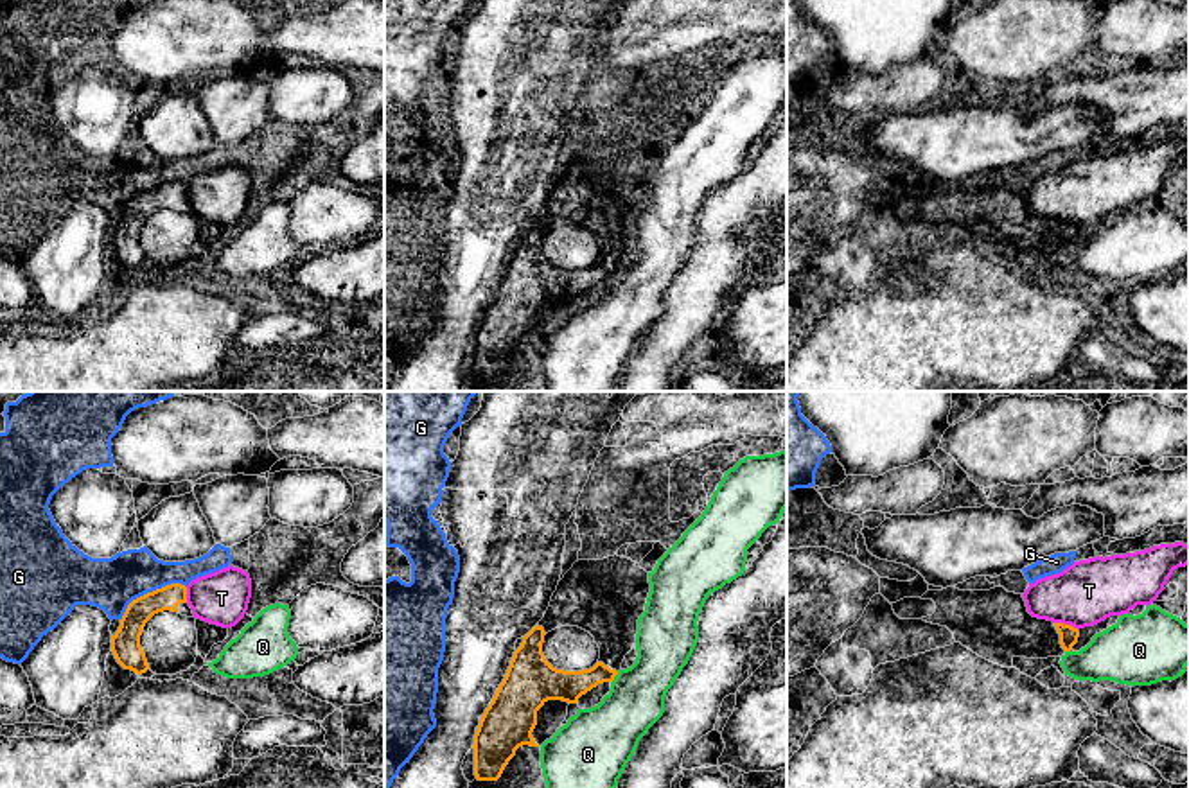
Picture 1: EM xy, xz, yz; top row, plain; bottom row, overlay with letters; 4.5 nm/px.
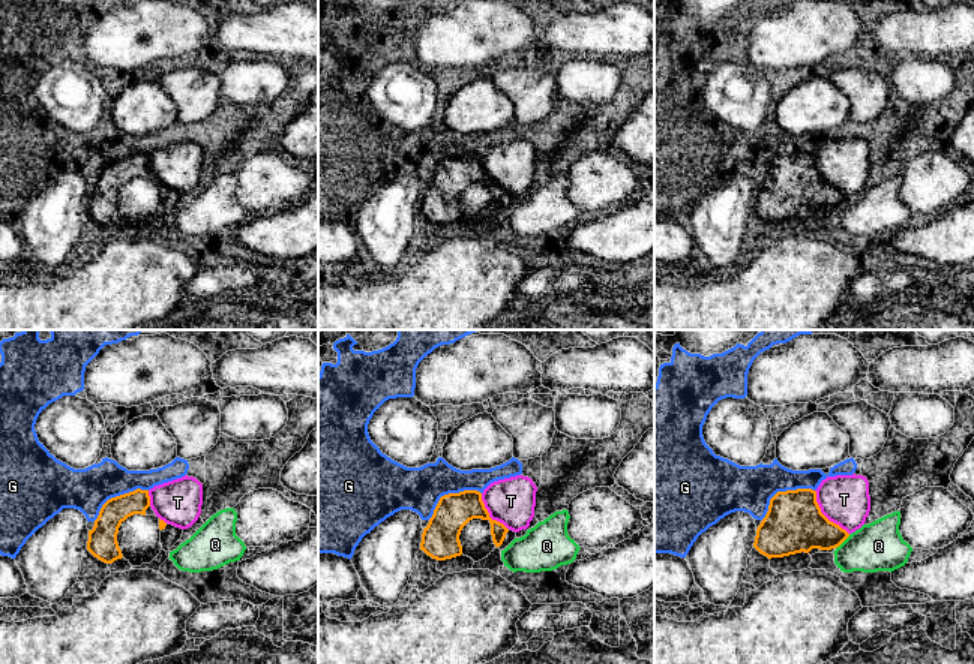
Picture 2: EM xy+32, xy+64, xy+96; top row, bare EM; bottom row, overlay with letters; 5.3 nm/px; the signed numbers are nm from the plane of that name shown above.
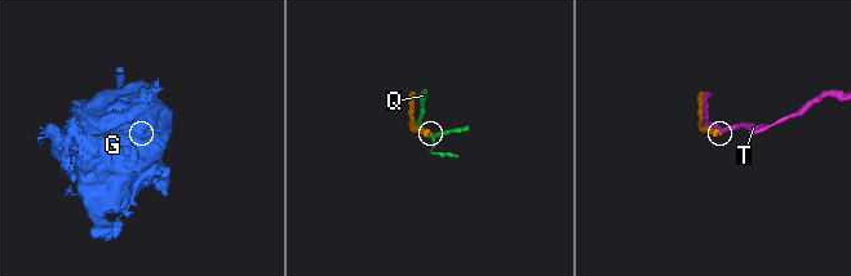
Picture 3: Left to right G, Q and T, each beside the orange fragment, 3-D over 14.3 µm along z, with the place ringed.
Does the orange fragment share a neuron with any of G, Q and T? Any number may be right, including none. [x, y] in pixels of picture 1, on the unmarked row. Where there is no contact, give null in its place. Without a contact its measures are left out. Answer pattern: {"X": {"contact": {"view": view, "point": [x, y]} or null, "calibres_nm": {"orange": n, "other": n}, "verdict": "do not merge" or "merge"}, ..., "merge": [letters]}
{"G": {"contact": {"view": "xy", "point": [149, 191]}, "calibres_nm": {"orange": 130, "other": 240}, "verdict": "do not merge"}, "Q": {"contact": {"view": "xz", "point": [615, 273]}, "calibres_nm": {"orange": 140, "other": 260}, "verdict": "do not merge"}, "T": {"contact": {"view": "yz", "point": [1067, 223]}, "calibres_nm": {"orange": 80, "other": 280}, "verdict": "do not merge"}, "merge": []}

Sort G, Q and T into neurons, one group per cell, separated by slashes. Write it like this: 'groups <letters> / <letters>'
groups G / Q / T

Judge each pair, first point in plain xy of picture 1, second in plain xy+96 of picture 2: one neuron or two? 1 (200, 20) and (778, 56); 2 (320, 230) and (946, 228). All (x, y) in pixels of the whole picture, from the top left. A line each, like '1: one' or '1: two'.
1: one
2: two

